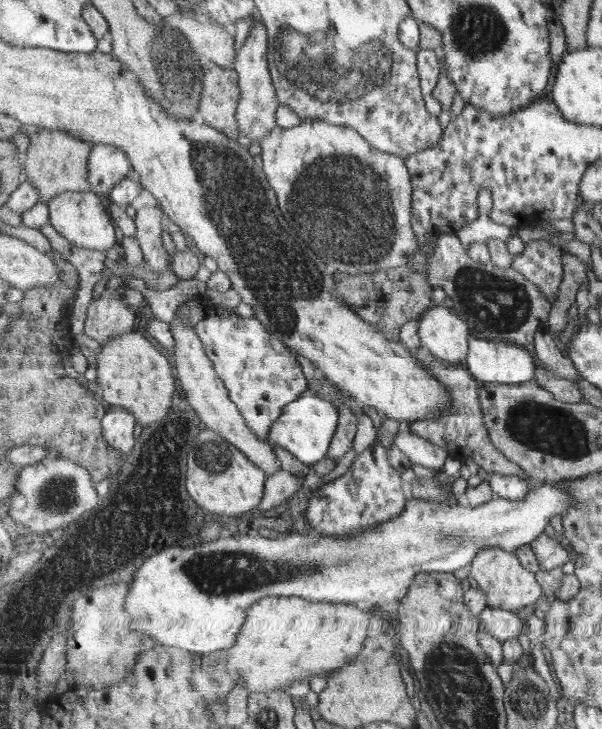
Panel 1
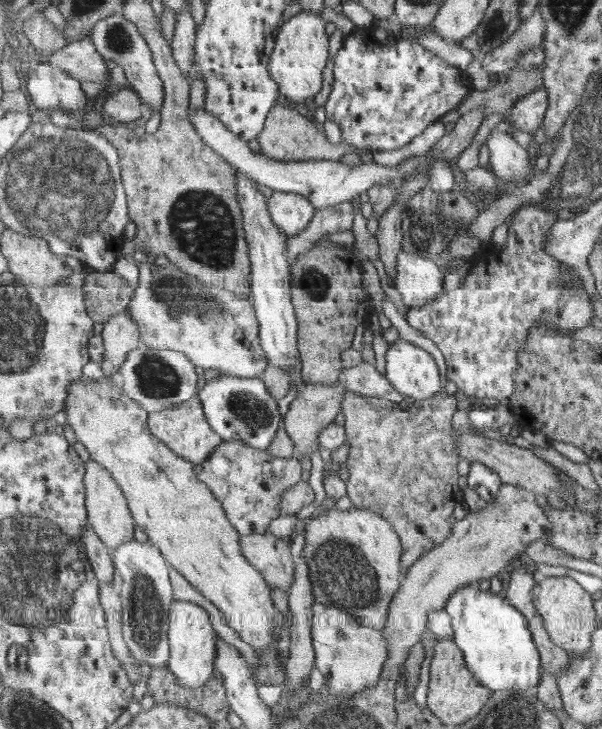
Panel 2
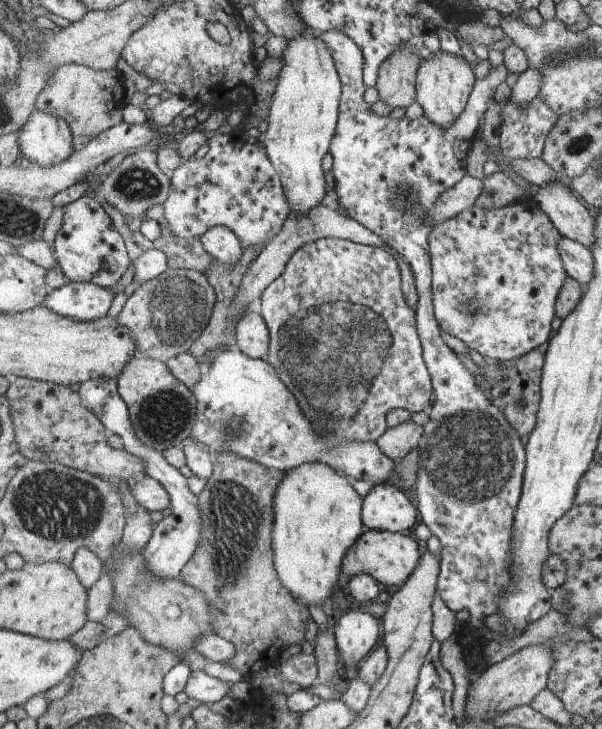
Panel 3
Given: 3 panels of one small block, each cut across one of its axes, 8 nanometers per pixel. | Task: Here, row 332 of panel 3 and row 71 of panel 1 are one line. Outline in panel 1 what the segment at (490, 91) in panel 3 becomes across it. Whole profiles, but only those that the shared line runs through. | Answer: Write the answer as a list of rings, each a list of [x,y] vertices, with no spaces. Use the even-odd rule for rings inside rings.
[[[417,49],[418,69],[420,70],[421,88],[429,112],[437,117],[441,114],[441,102],[433,98],[433,90],[441,78],[440,51],[431,49]]]

